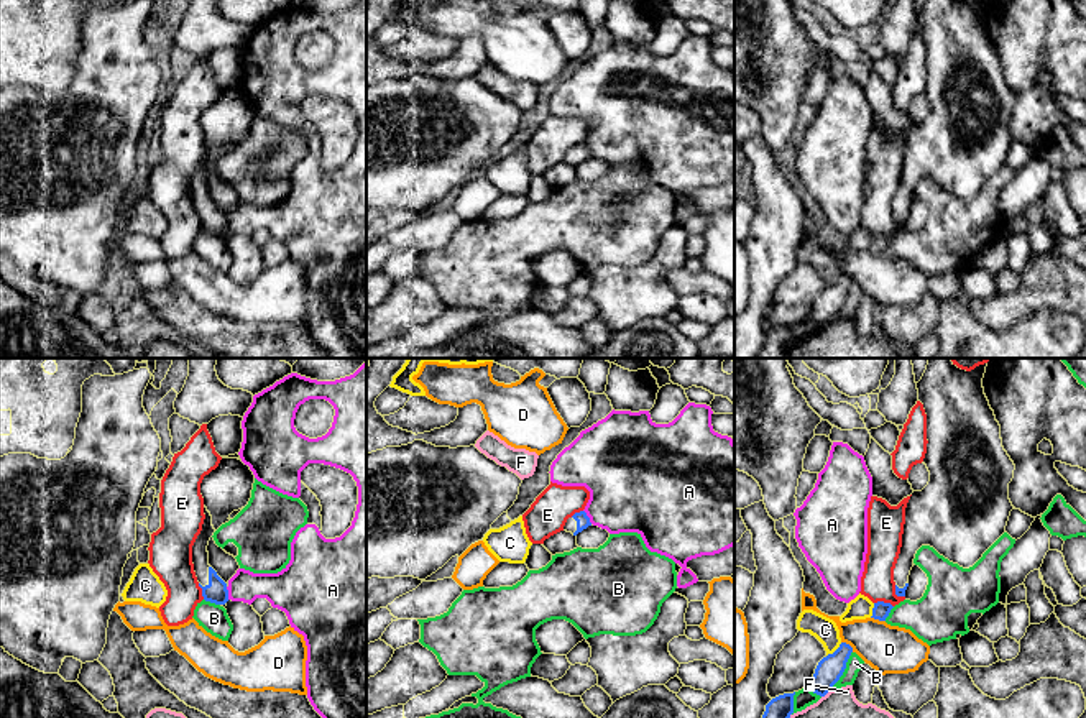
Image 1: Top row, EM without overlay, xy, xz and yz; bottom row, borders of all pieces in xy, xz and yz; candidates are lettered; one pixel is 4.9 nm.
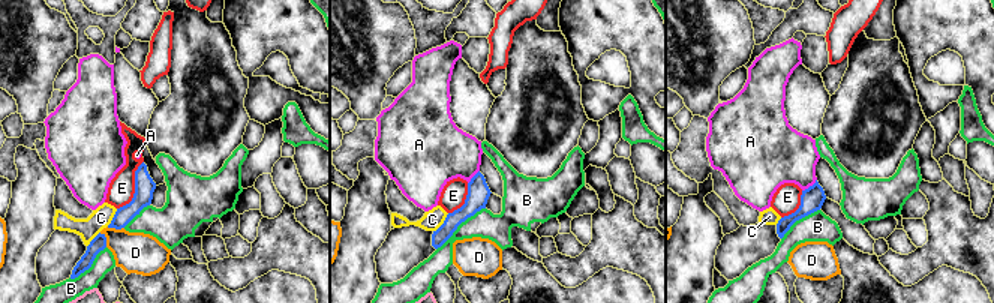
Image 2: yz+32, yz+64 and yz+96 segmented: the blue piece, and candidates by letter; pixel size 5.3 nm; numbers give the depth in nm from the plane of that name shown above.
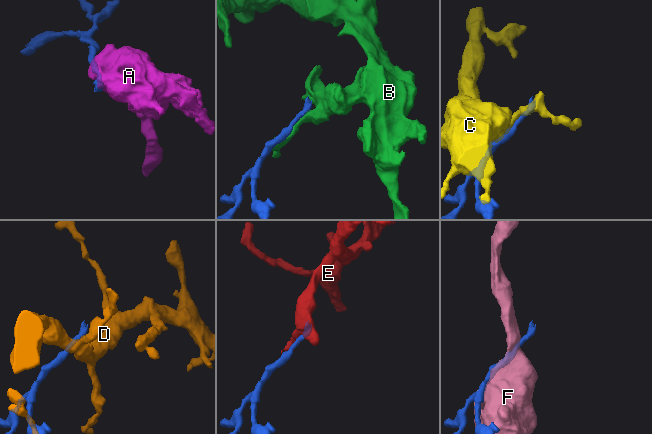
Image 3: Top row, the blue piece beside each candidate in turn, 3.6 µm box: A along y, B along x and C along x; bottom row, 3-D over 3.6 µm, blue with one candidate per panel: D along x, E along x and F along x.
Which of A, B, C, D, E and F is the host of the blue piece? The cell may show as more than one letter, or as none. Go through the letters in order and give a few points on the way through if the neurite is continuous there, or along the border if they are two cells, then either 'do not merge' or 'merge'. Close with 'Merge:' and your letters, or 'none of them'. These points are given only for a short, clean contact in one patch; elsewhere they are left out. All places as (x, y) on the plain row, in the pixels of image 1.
A: border along xz (584, 142), (592, 155); do not merge
B: do not merge
C: border along yz (842, 275), (827, 288); do not merge
D: do not merge
E: border along yz (874, 234), (888, 234), (892, 239); do not merge
F: do not merge
Merge: none of them

